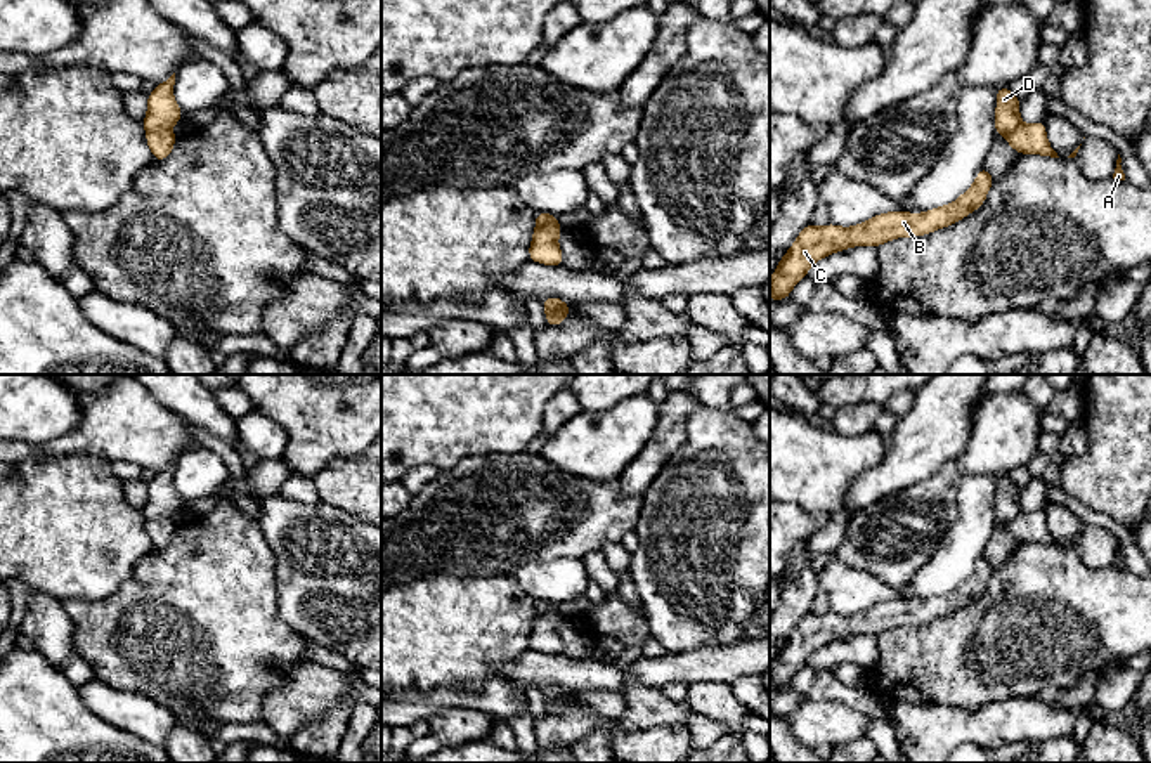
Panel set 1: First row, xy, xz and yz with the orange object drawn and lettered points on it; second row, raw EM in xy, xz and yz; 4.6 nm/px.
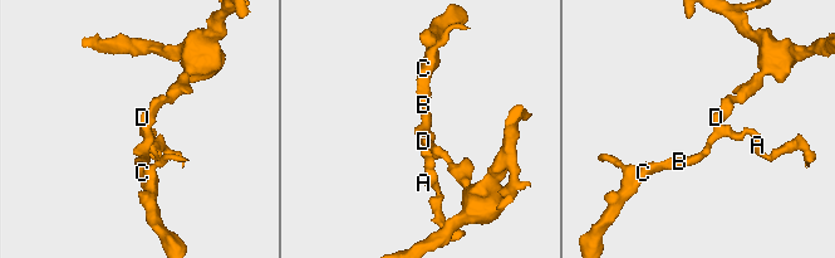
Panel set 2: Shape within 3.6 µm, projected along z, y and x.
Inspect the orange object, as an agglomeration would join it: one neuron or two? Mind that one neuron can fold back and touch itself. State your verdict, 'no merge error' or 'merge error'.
merge error

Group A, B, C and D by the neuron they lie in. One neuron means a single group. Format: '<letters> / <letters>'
A B C / D

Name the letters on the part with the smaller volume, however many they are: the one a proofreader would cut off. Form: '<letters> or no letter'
A, B, C

